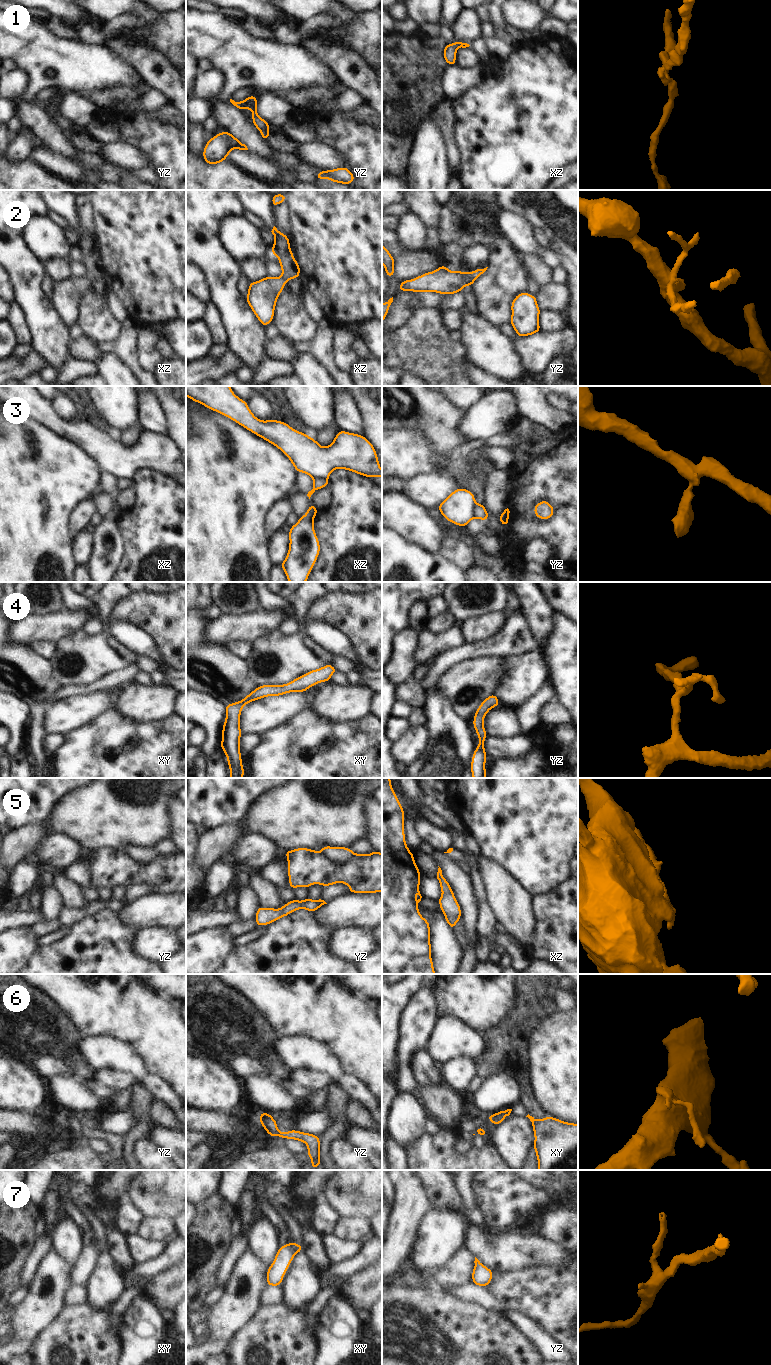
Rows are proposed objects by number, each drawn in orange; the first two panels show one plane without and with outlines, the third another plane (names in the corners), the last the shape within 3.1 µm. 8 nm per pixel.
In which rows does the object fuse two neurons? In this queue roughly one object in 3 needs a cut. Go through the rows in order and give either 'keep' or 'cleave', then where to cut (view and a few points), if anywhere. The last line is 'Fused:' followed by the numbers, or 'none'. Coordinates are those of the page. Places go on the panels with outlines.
1: keep | no cut
2: keep | no cut
3: cleave | xz (327, 478), (313, 479)
4: keep | no cut
5: keep | no cut
6: cleave | yz (278, 1130), (276, 1135)
7: keep | no cut
Fused: 3, 6

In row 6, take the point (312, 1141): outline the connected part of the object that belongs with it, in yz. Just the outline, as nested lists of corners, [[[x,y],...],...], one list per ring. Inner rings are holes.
[[[289,1130],[286,1133],[277,1131],[277,1136],[283,1139],[294,1139],[302,1141],[307,1145],[307,1155],[310,1157],[312,1163],[311,1168],[315,1170],[320,1164],[320,1138],[311,1133],[304,1133],[298,1130]]]

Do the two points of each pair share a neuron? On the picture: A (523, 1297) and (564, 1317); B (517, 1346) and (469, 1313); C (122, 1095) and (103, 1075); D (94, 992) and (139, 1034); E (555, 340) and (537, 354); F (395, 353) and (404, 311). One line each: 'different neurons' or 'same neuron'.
A: same neuron
B: same neuron
C: different neurons
D: same neuron
E: same neuron
F: different neurons

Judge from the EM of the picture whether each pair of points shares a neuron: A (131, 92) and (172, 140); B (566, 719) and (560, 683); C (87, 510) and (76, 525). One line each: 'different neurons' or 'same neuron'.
A: same neuron
B: different neurons
C: same neuron

